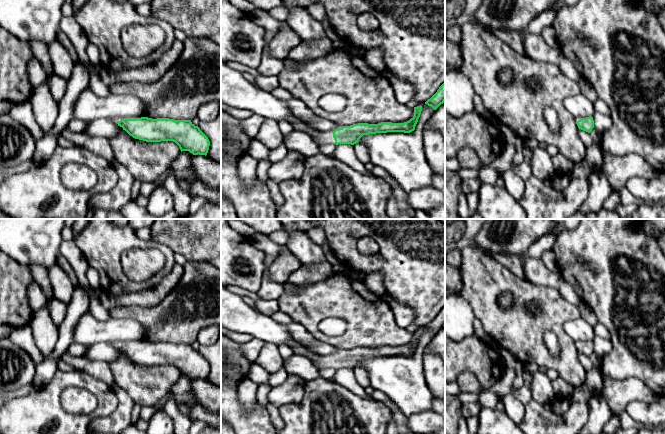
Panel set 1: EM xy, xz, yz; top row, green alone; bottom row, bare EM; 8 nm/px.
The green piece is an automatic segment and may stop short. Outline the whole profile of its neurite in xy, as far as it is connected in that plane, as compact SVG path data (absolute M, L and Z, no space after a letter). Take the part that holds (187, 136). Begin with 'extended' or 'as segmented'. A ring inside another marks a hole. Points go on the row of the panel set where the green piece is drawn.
extended; M130 117L112 121L135 139L146 142L173 141L179 146L181 152L189 151L193 155L206 156L209 150L208 137L191 120Z

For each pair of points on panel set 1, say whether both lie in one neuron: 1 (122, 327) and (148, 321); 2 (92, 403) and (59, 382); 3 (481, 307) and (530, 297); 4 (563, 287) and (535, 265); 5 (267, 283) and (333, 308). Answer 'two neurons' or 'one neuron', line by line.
1: two neurons
2: two neurons
3: one neuron
4: one neuron
5: two neurons

